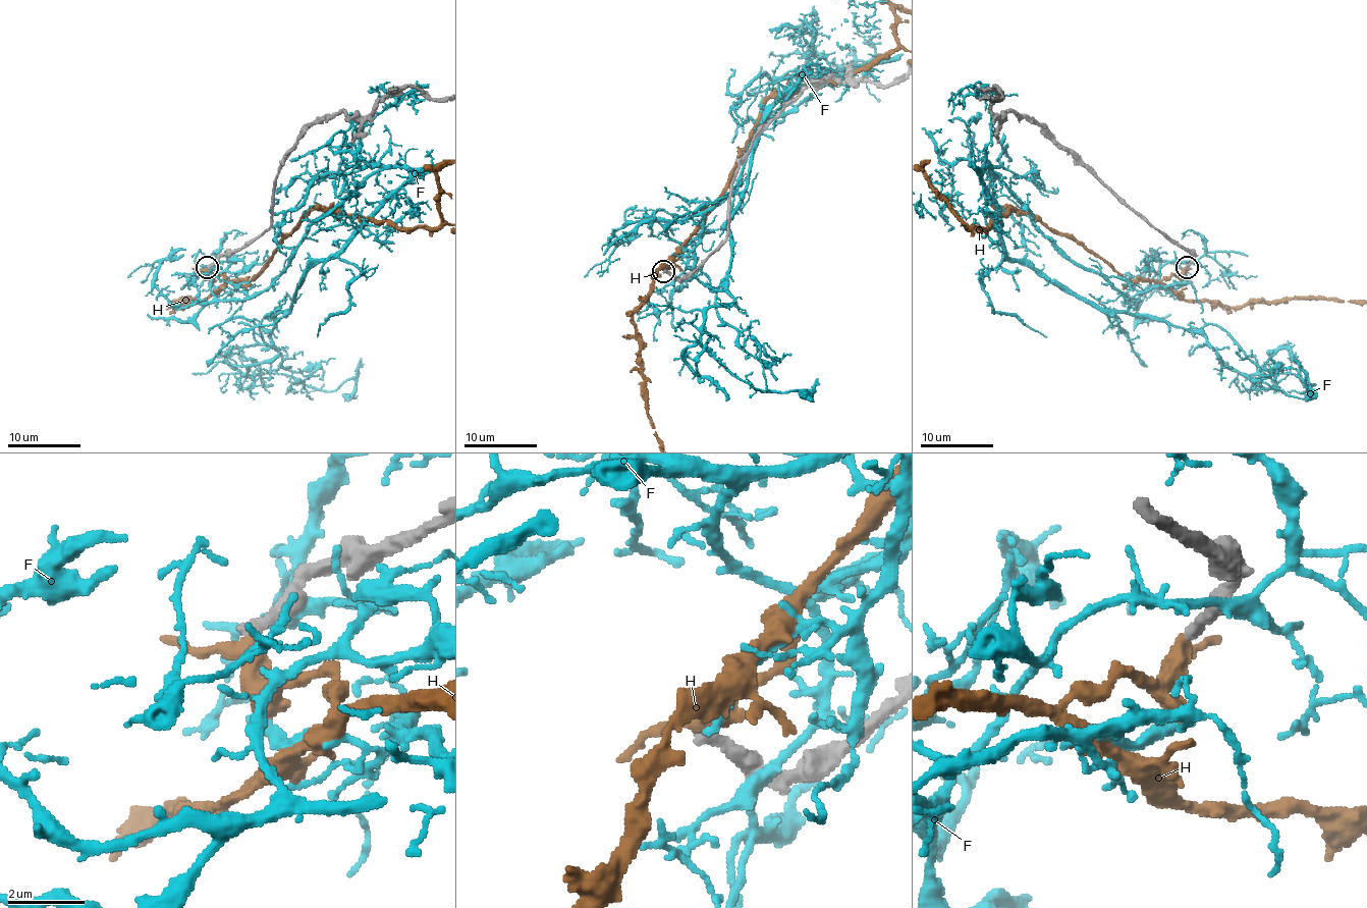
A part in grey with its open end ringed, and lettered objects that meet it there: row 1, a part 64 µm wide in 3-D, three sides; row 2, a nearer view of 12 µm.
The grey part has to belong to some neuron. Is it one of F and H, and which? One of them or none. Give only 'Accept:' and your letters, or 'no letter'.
Accept: no letter

